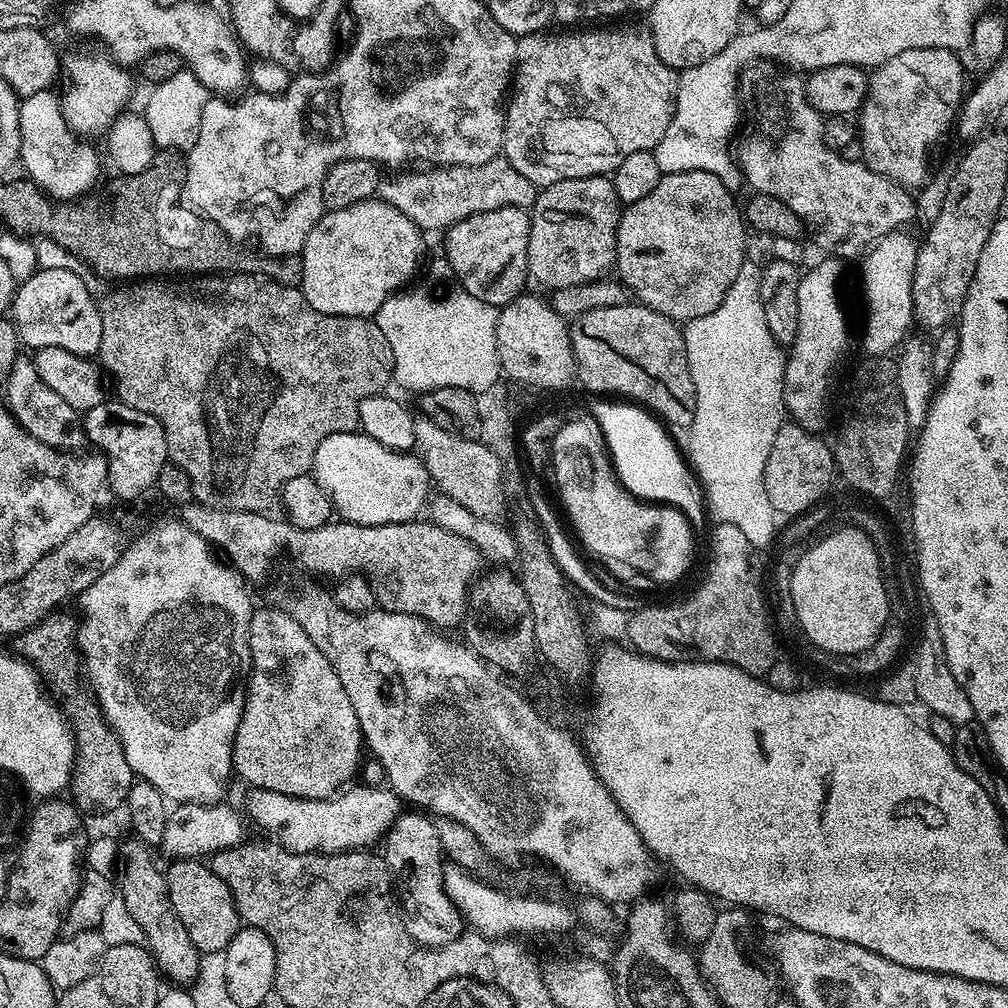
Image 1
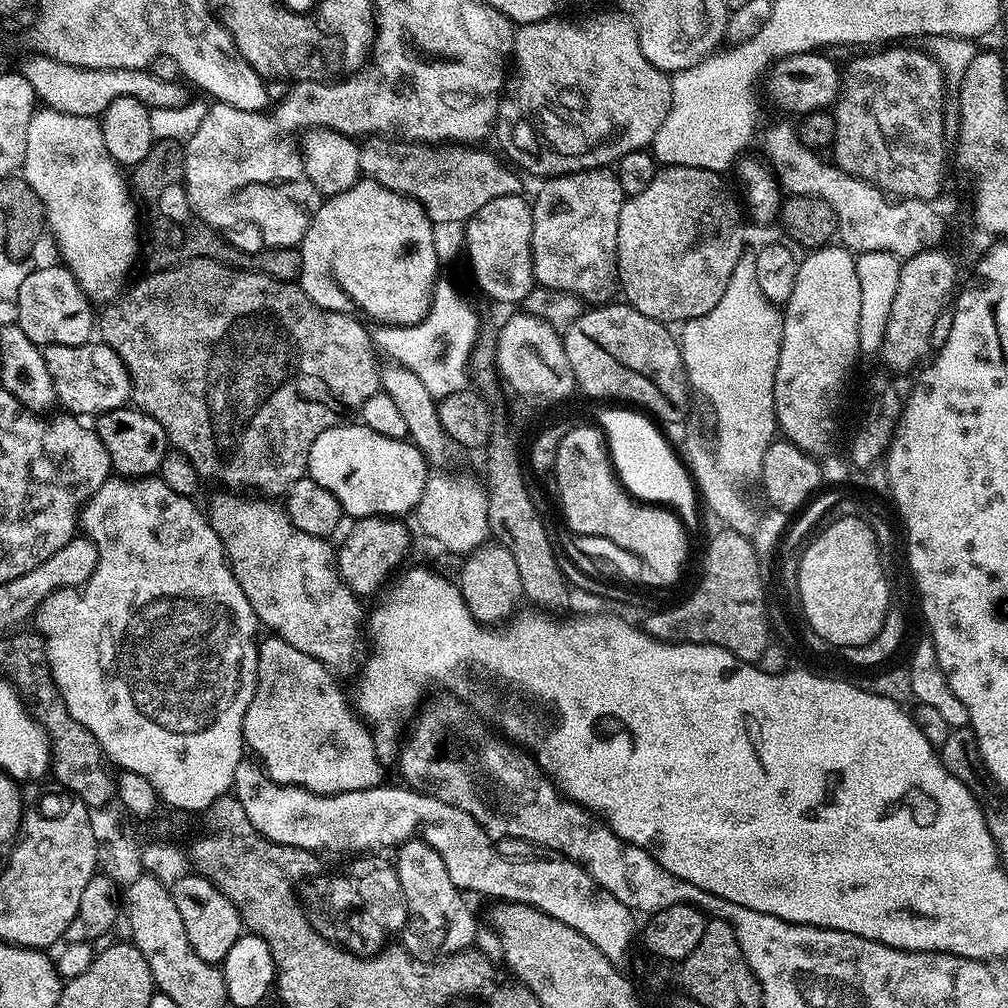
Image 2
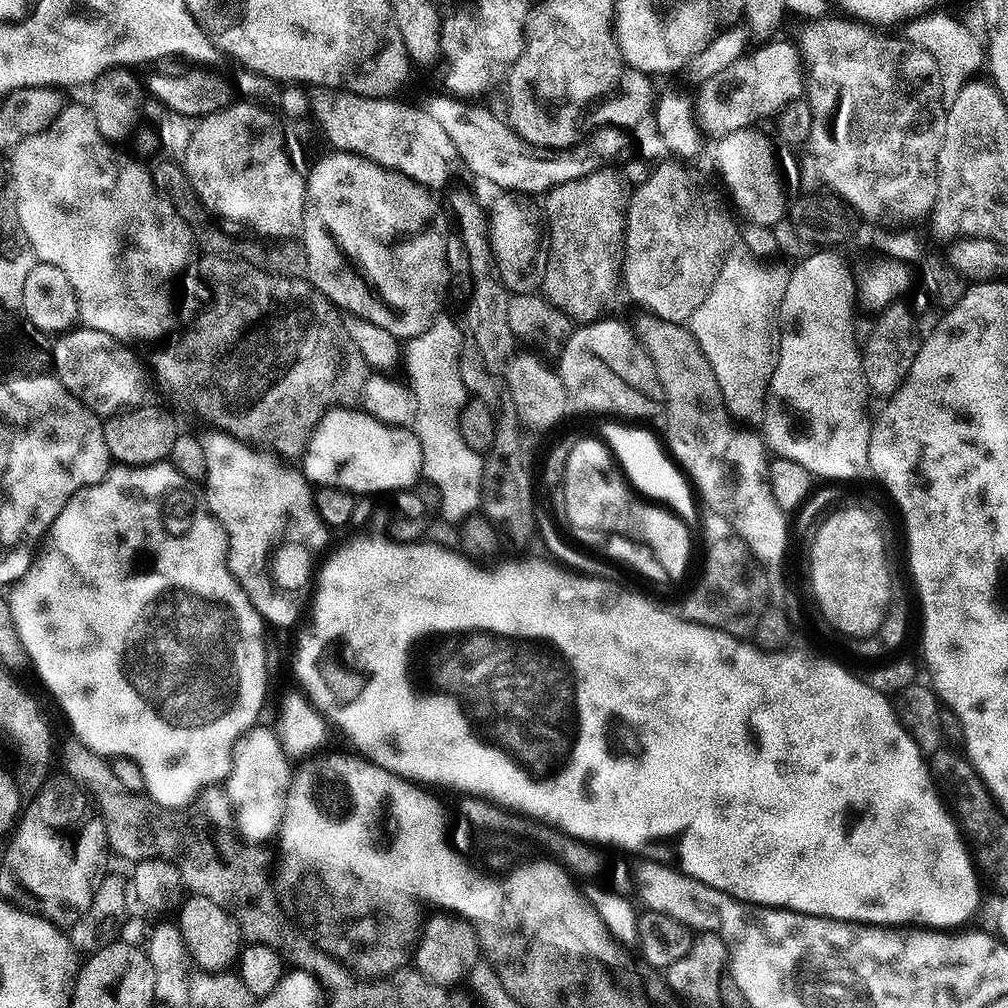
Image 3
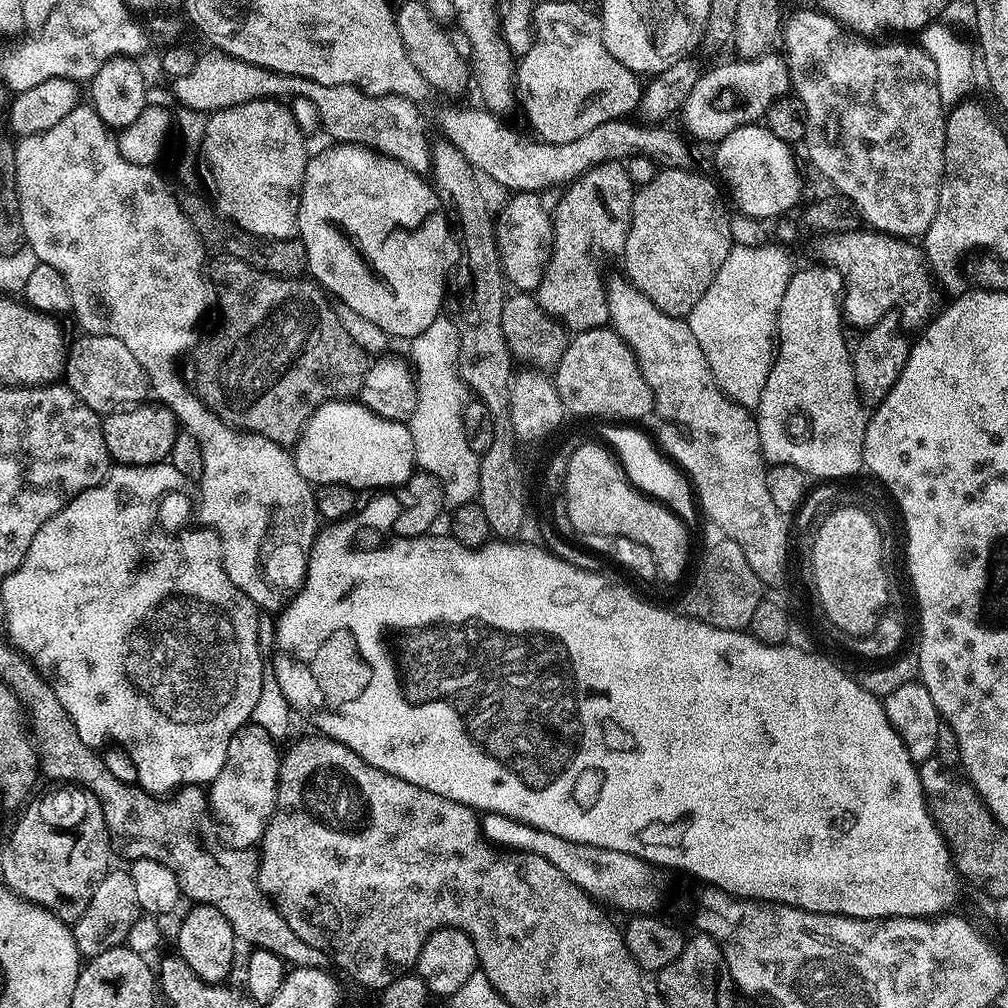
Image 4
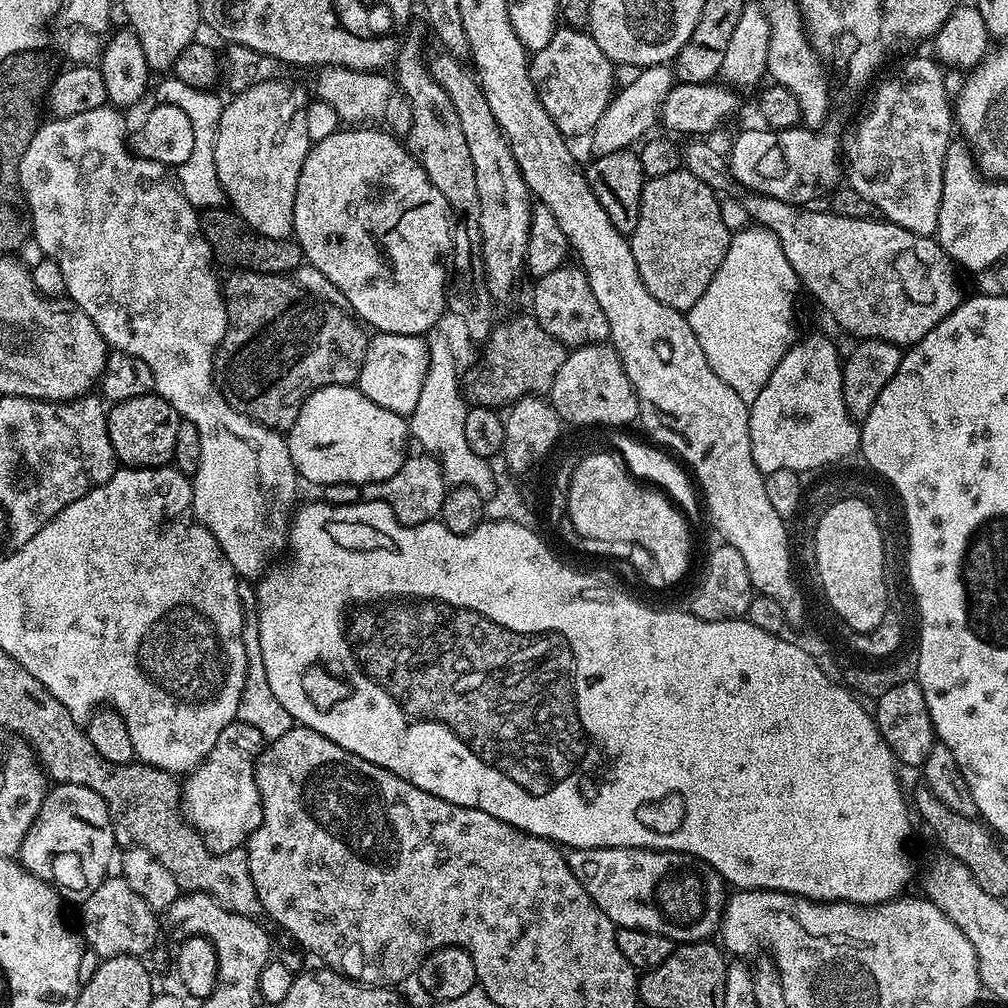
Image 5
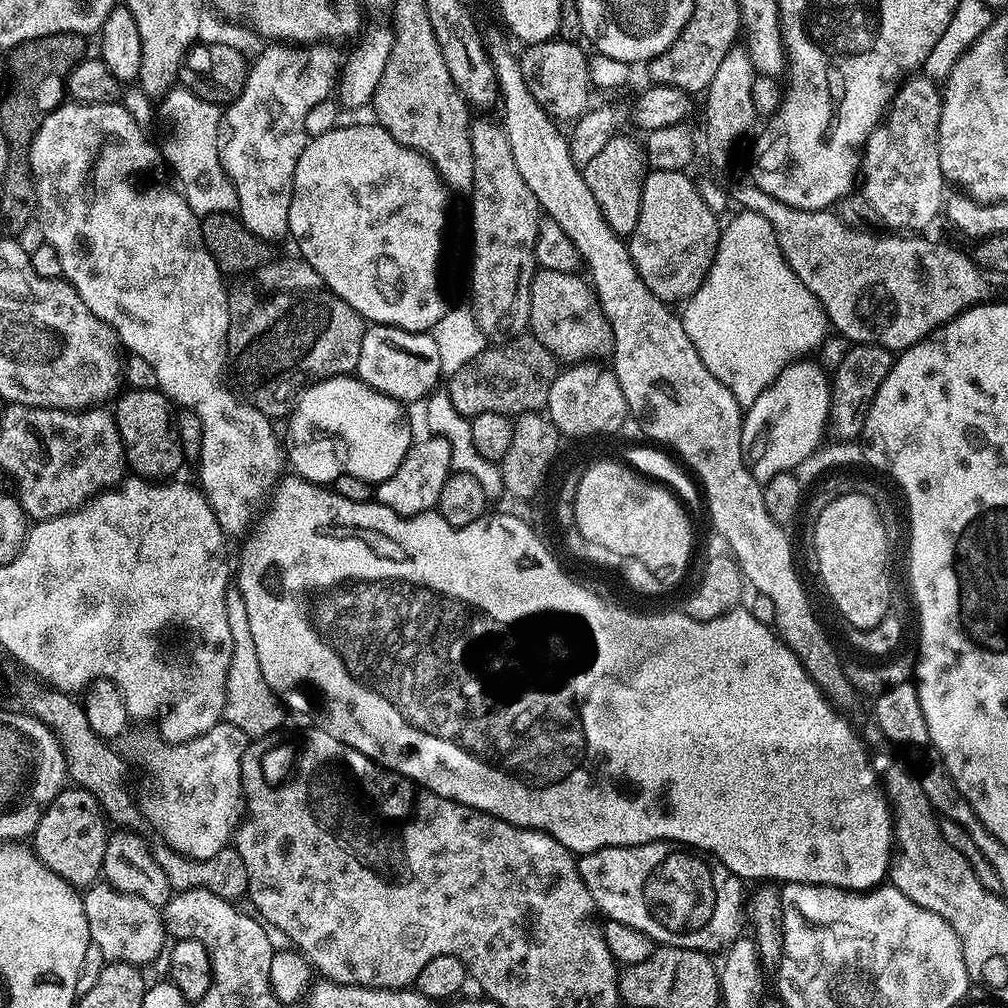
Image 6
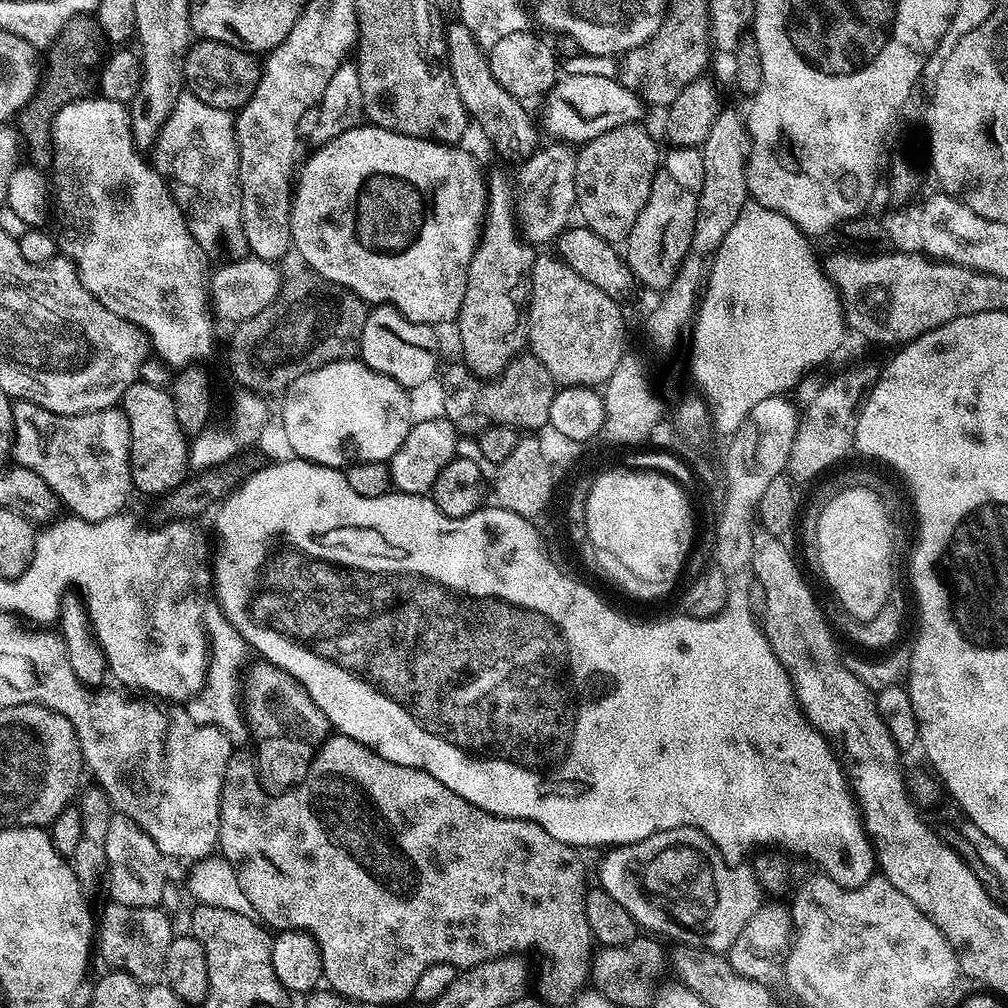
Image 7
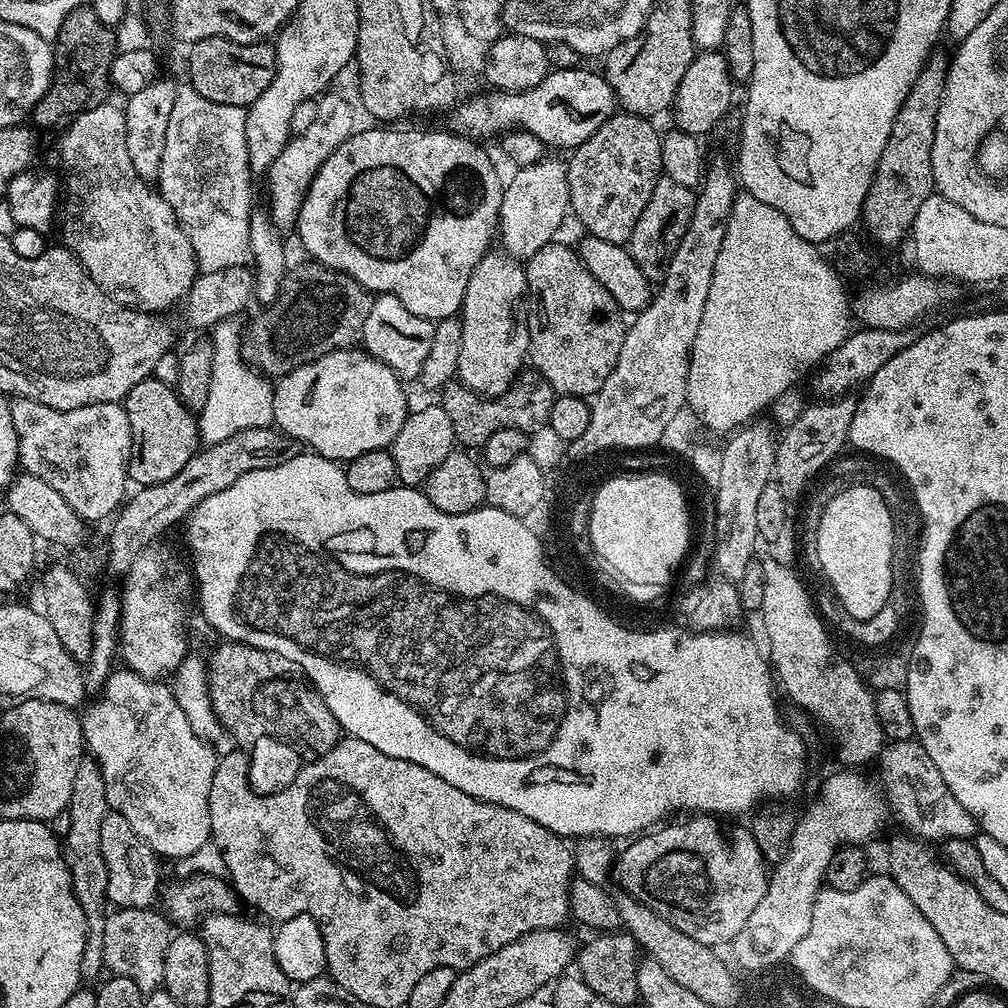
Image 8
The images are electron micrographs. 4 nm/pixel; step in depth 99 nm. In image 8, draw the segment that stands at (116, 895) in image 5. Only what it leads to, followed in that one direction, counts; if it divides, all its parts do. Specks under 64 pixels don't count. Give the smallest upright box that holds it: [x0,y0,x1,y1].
[103,907,174,994]

